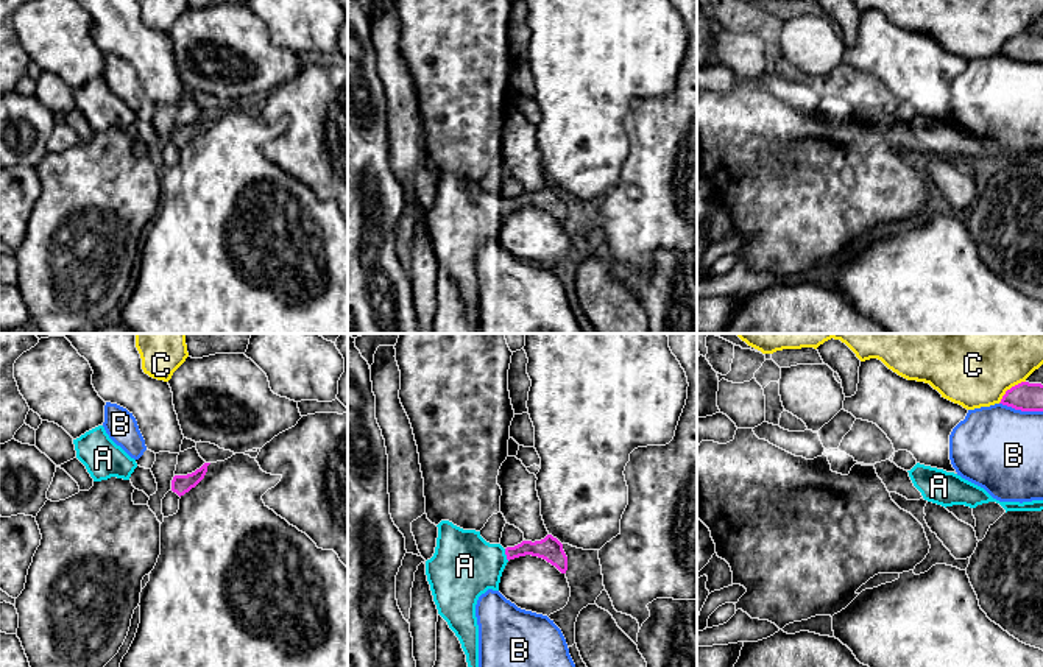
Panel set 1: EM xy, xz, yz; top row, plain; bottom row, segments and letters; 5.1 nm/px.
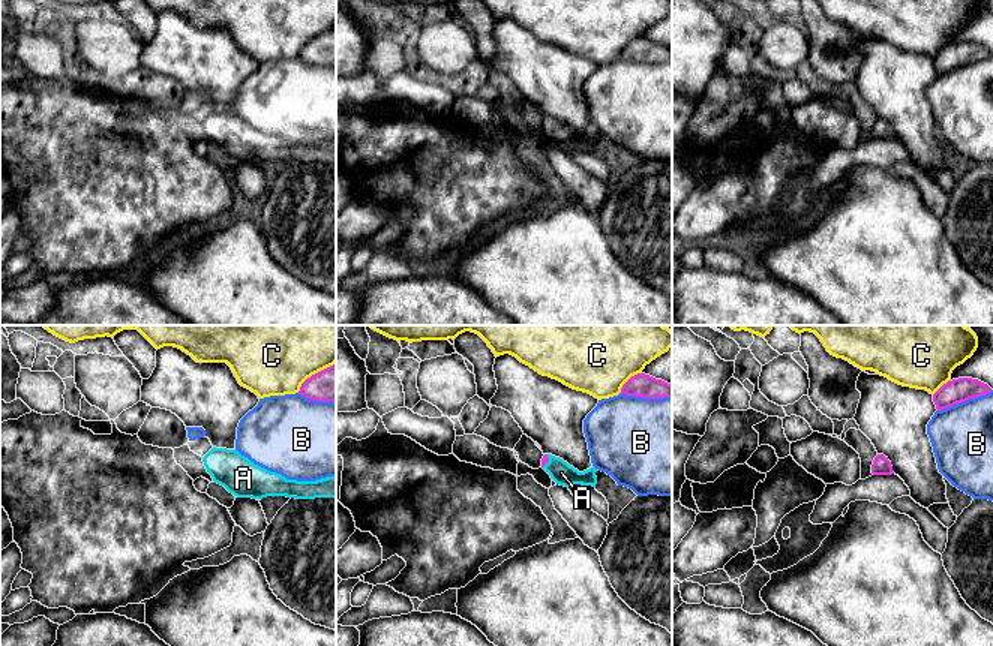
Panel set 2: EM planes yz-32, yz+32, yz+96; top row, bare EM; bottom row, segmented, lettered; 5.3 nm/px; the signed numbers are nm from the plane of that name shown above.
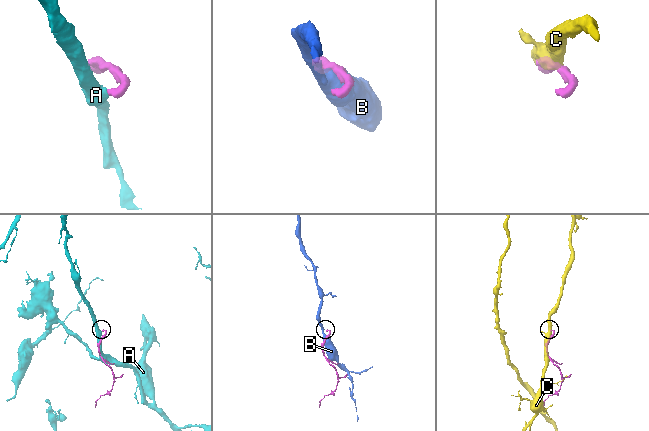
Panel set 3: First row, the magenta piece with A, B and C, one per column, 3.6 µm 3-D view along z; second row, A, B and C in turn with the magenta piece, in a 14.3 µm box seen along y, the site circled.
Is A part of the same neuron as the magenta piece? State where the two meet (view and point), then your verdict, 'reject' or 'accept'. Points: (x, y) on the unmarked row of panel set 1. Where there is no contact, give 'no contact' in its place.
xz (505, 204) | accept

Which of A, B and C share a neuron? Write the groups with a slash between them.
A / B / C

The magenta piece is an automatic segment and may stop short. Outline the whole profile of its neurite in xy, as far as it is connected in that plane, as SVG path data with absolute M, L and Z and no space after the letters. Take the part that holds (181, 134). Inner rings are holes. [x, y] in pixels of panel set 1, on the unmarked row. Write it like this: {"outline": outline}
{"outline": "M204 114L200 120L187 126L175 126L171 131L171 142L179 148L189 143L204 129L209 115L210 114Z"}

